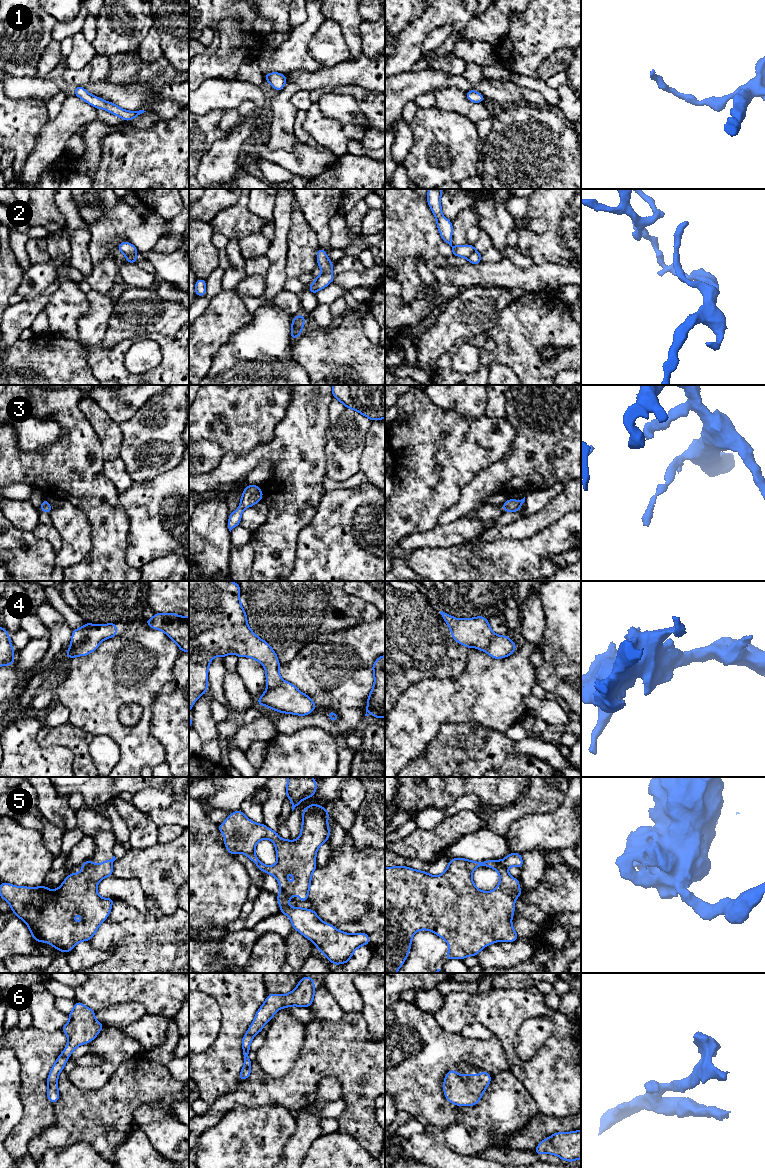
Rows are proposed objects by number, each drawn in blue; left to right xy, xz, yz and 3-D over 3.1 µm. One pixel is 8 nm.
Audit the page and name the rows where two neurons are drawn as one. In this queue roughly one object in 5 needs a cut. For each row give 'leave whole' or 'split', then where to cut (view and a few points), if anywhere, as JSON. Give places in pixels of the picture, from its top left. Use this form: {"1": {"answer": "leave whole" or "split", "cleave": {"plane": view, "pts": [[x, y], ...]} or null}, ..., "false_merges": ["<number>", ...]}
{"1": {"answer": "leave whole", "cleave": null}, "2": {"answer": "split", "cleave": {"plane": "xy", "pts": [[135, 253], [126, 256]]}}, "3": {"answer": "leave whole", "cleave": null}, "4": {"answer": "split", "cleave": {"plane": "xy", "pts": [[95, 625], [75, 648], [70, 648]]}}, "5": {"answer": "split", "cleave": {"plane": "xz", "pts": [[281, 890], [289, 899]]}}, "6": {"answer": "leave whole", "cleave": null}, "false_merges": ["2", "4", "5"]}

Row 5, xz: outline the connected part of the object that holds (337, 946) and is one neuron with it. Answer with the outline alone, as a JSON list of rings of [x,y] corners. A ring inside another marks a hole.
[[[283,891],[277,894],[277,900],[280,912],[289,917],[293,929],[312,941],[333,965],[346,964],[355,950],[370,944],[369,934],[342,932],[322,921],[312,909],[289,907],[290,899]]]

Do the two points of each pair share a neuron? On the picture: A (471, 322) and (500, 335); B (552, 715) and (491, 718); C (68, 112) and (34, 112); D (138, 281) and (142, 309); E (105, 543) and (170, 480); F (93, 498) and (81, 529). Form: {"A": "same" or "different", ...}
{"A": "different", "B": "different", "C": "different", "D": "different", "E": "different", "F": "different"}

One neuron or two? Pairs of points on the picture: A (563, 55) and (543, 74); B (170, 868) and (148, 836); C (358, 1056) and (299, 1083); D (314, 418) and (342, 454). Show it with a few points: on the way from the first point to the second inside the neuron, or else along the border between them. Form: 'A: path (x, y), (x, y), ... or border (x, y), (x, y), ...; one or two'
A: path (558, 60), (548, 69); one
B: border (158, 842), (145, 848), (131, 848); two
C: path (343, 1056), (329, 1056), (314, 1071); one
D: border (329, 410), (325, 457); two

